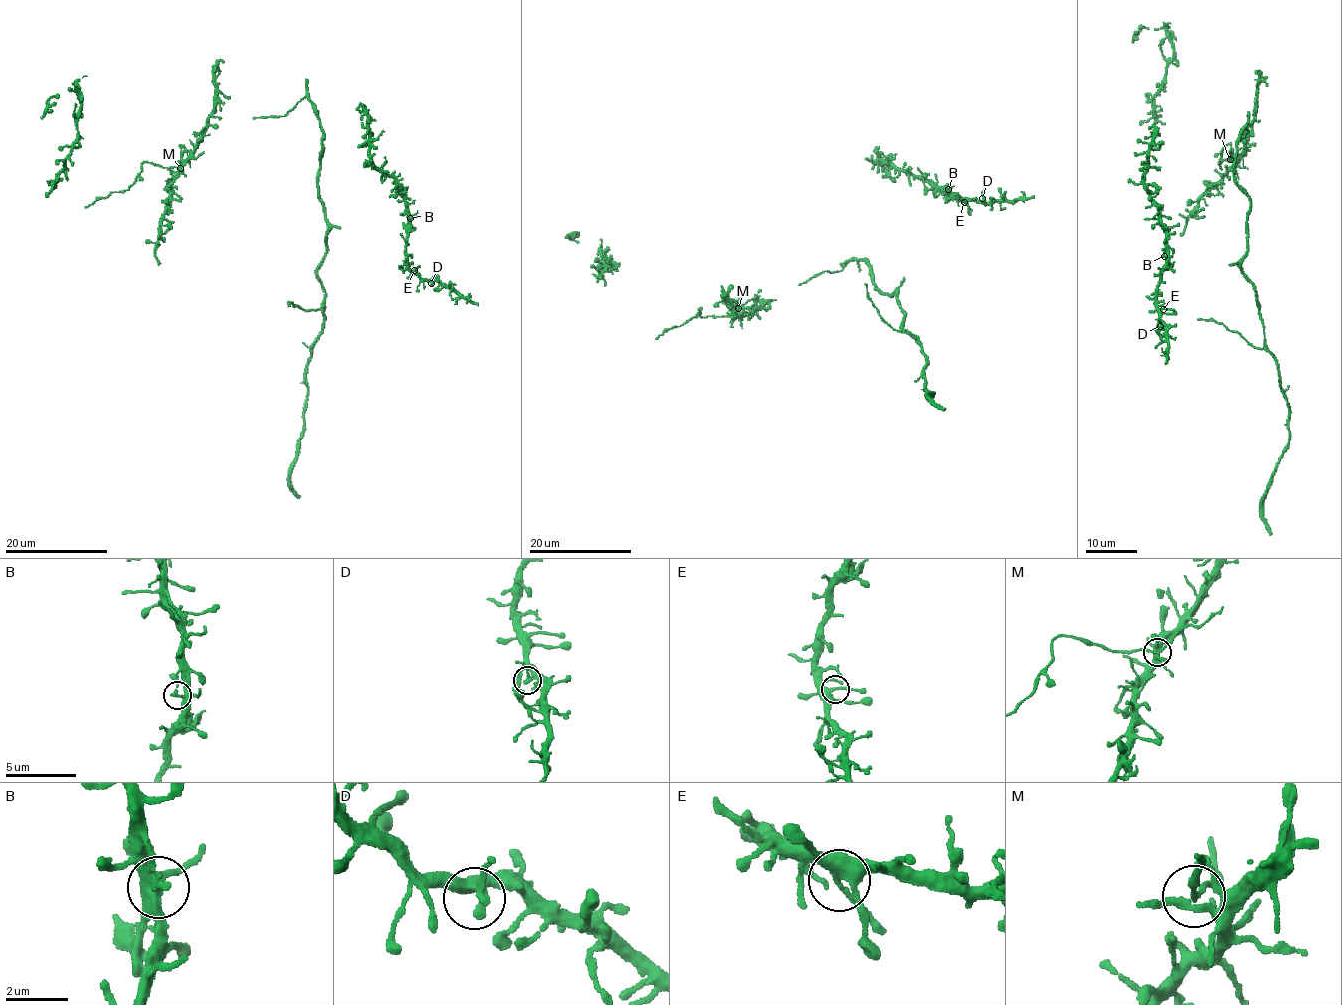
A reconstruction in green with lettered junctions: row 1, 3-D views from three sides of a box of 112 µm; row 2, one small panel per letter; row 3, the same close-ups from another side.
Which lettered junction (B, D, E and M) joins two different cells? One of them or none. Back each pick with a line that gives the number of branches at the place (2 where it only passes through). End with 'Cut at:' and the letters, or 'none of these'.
Cut at: none of these

